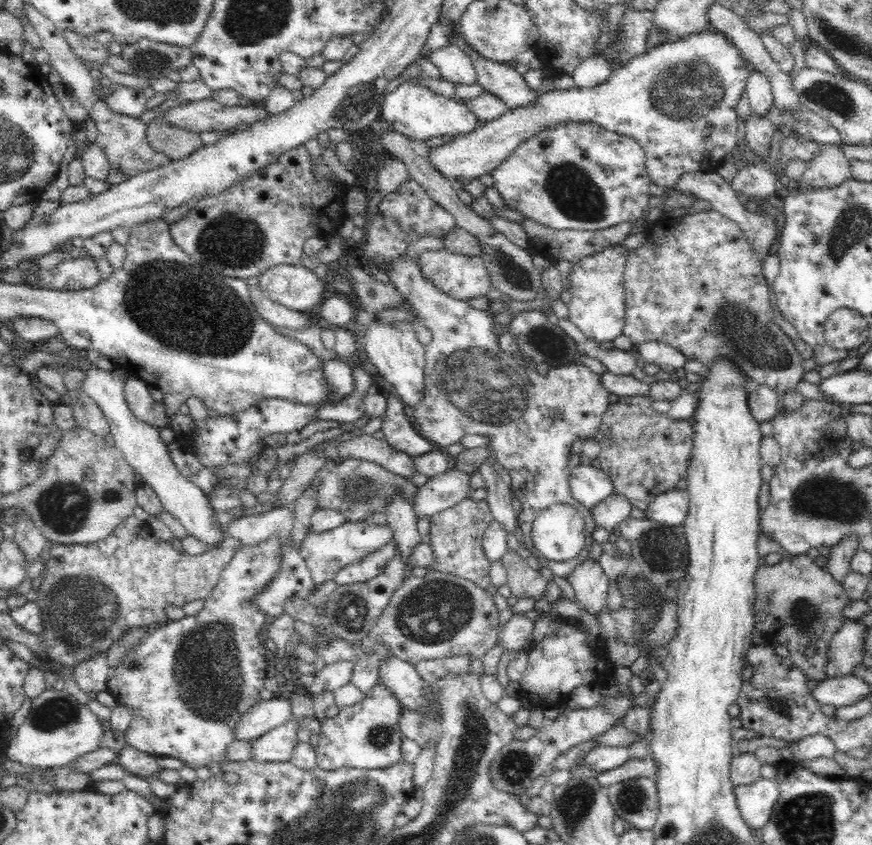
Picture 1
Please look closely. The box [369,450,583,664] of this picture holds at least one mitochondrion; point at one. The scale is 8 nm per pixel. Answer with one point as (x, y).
(435, 612)

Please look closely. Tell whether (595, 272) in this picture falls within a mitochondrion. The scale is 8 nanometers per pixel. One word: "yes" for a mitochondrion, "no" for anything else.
no

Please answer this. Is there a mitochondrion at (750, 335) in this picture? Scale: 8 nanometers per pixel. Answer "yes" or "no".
yes

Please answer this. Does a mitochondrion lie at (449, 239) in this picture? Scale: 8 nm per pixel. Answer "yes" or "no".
no

